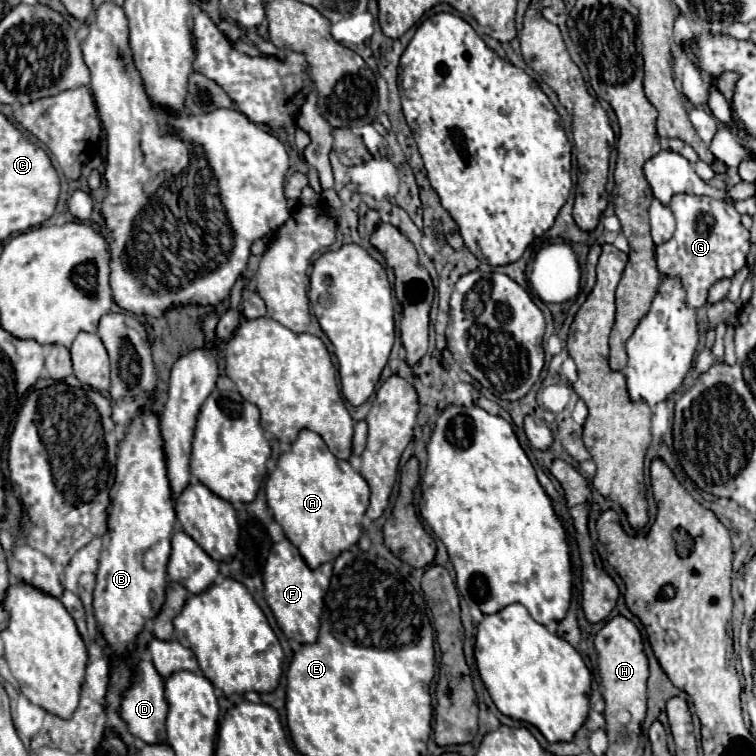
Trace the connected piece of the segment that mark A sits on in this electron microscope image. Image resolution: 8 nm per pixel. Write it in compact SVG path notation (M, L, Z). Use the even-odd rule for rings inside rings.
M311 430L299 432L291 450L279 458L275 472L269 476L265 484L265 492L267 492L267 504L273 510L275 522L283 528L289 542L303 554L303 560L313 570L325 562L333 562L341 552L349 550L353 544L359 542L361 522L369 506L369 486L361 478L361 474L351 468L349 462L339 460L329 452L327 444L319 434Z

